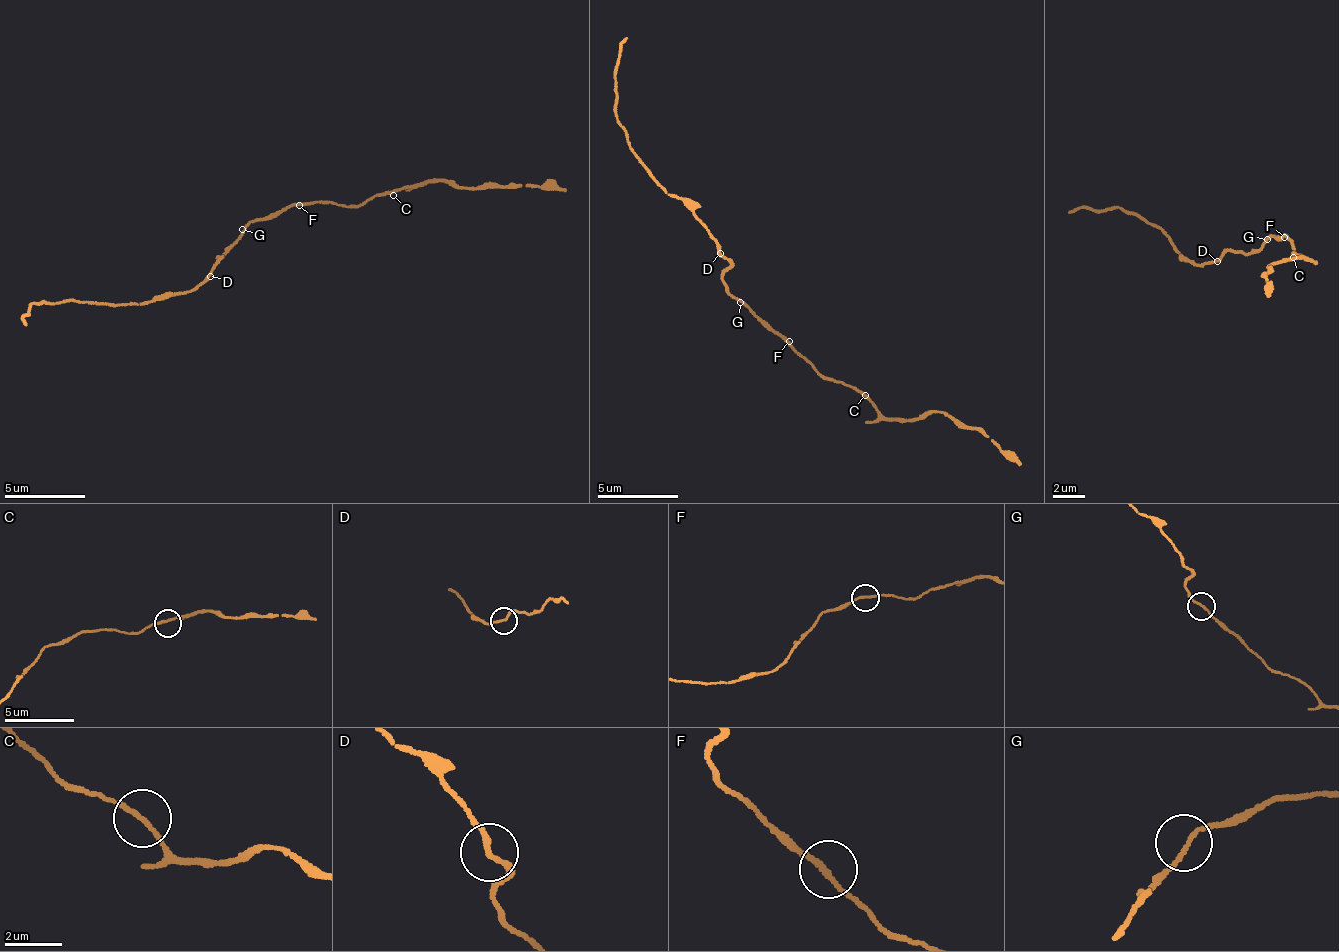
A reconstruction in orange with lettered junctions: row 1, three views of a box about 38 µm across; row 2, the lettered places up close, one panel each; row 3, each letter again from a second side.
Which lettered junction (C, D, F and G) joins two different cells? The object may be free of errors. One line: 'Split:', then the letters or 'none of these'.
Split: D

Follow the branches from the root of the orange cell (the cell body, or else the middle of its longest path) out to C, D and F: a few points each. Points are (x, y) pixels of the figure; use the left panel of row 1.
C: (247, 228), (258, 220), (269, 219), (285, 205), (330, 203), (339, 206), (360, 207), (380, 194), (393, 195)
D: (247, 228), (231, 248), (217, 258), (214, 270), (208, 275)
F: (247, 228), (258, 220), (269, 219), (285, 205), (299, 205)

